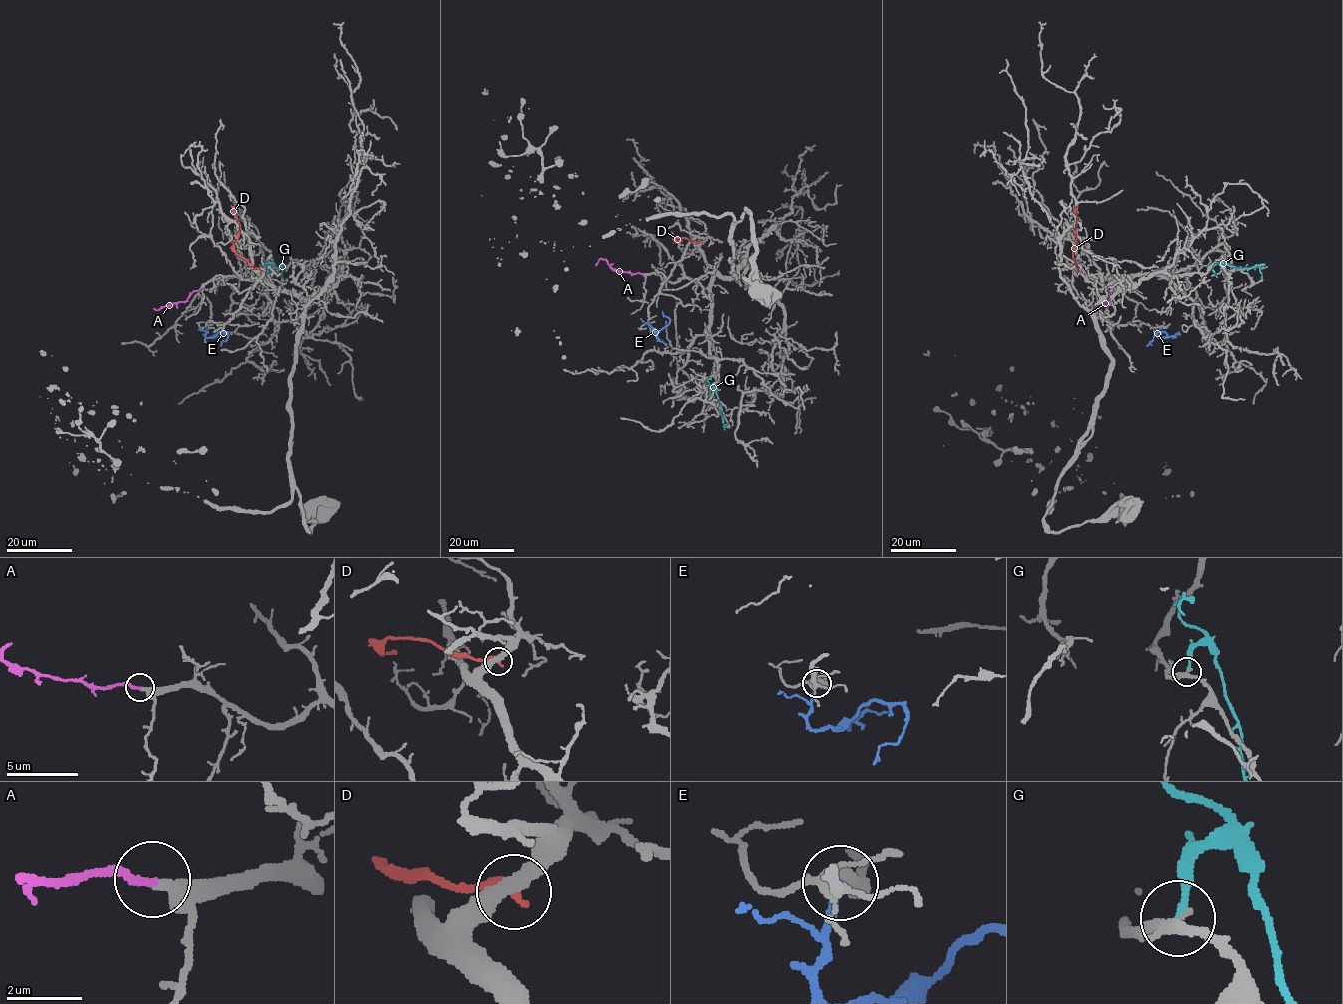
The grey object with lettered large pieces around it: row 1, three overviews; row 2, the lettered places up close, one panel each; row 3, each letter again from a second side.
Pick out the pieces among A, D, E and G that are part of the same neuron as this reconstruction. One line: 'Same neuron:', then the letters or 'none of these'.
Same neuron: A

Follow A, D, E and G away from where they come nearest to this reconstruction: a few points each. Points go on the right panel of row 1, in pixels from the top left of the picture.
A: (1109, 289), (1107, 301), (1093, 309), (1100, 309)
D: (1078, 271), (1073, 257), (1077, 206)
E: (1161, 327), (1159, 338), (1165, 337), (1164, 331), (1159, 332), (1146, 346)
G: (1230, 264), (1224, 264), (1240, 268), (1260, 265), (1261, 278)

